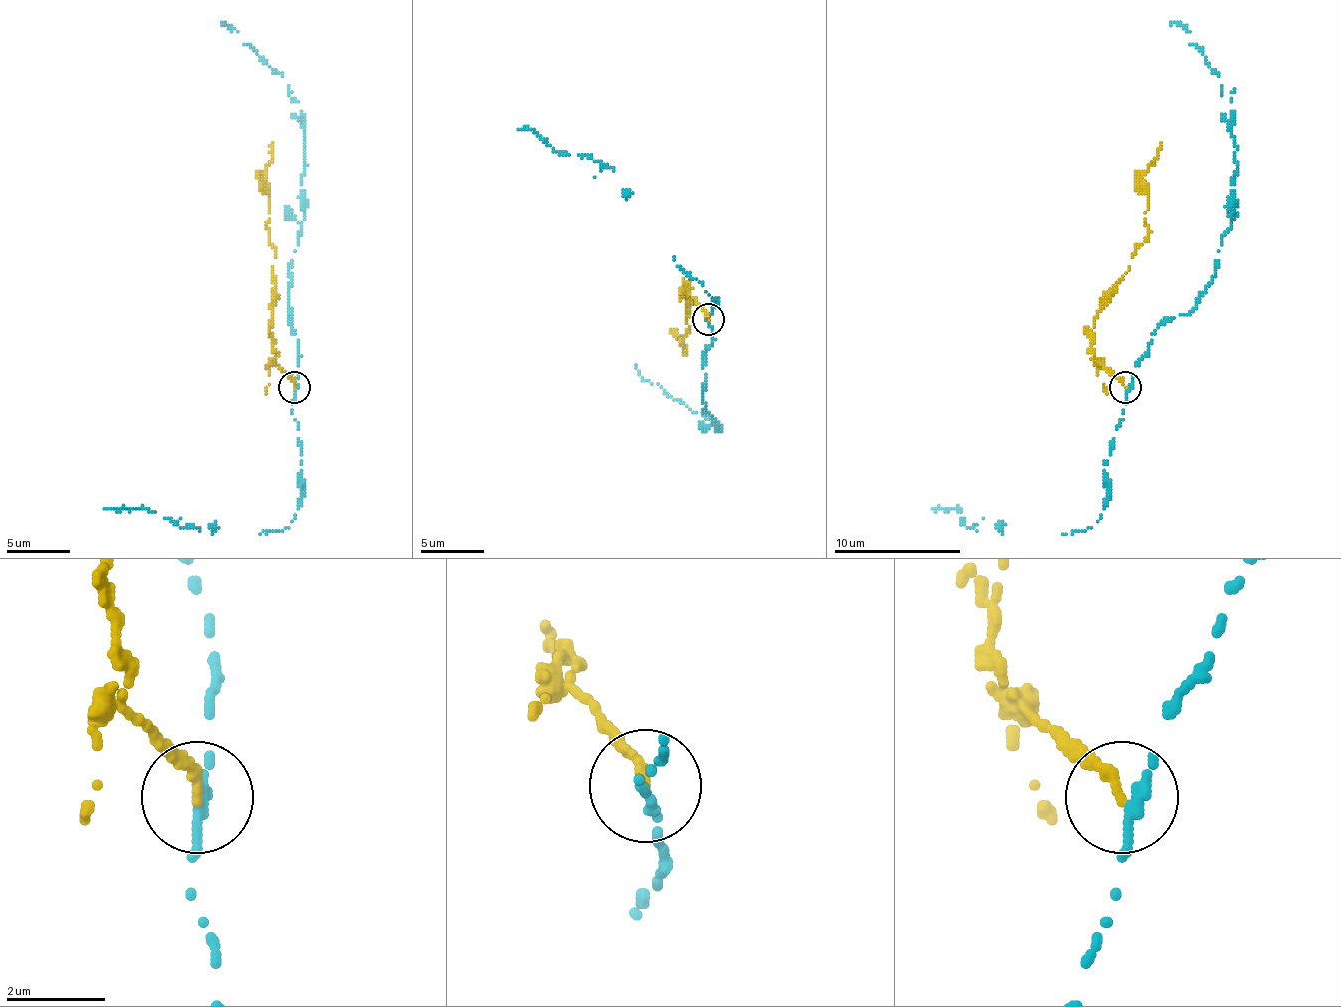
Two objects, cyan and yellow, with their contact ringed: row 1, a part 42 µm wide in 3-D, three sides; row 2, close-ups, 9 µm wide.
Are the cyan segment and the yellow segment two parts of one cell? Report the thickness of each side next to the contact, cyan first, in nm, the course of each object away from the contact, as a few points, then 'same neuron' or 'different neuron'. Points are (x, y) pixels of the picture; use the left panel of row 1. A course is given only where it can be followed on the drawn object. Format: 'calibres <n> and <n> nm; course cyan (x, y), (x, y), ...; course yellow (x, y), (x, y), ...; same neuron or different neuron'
calibres 280 and 200 nm; course cyan (295, 387), (298, 349), (288, 308), (288, 273), (304, 219), (304, 114), (279, 73), (231, 28), (221, 25); course yellow (295, 387), (275, 356), (269, 330), (275, 276), (266, 174), (272, 143); different neuron

